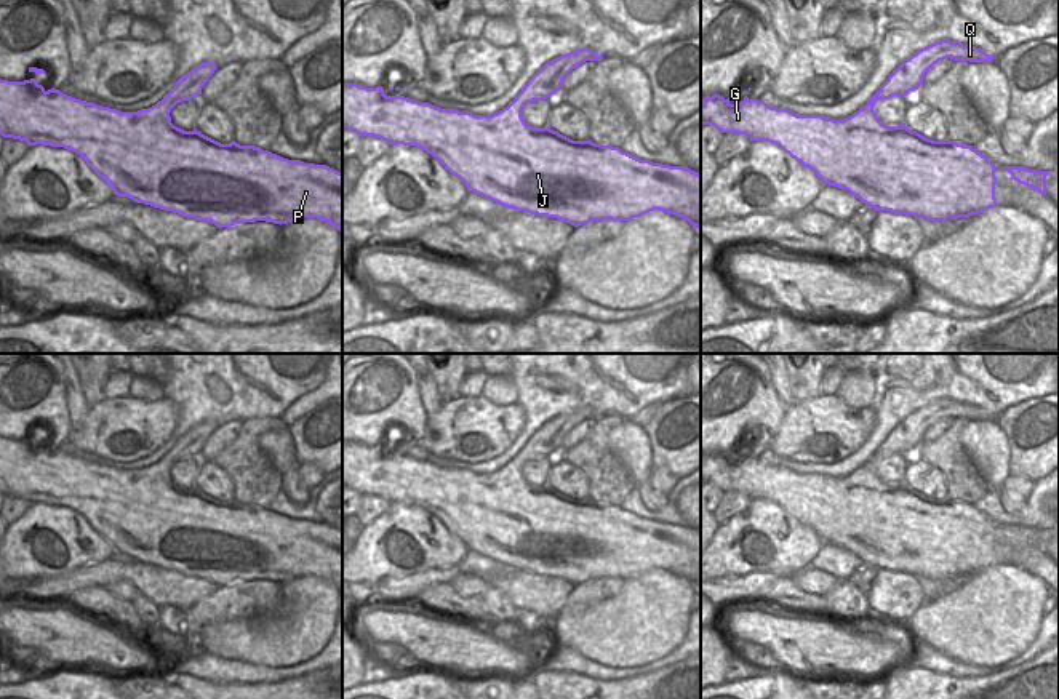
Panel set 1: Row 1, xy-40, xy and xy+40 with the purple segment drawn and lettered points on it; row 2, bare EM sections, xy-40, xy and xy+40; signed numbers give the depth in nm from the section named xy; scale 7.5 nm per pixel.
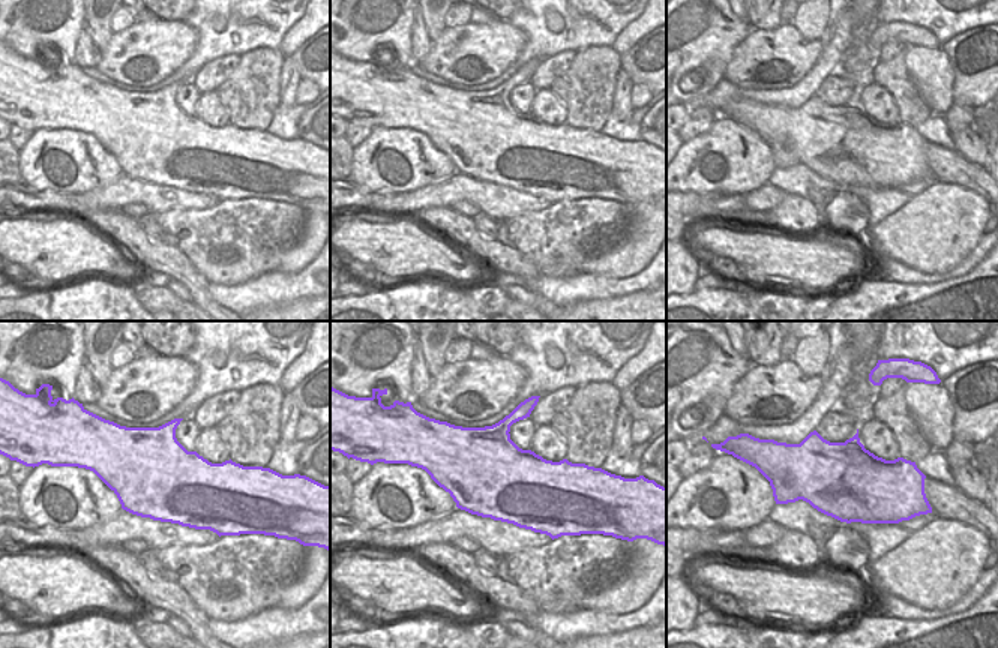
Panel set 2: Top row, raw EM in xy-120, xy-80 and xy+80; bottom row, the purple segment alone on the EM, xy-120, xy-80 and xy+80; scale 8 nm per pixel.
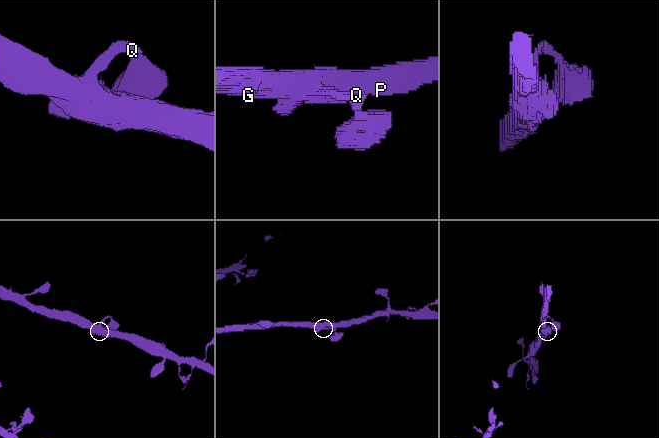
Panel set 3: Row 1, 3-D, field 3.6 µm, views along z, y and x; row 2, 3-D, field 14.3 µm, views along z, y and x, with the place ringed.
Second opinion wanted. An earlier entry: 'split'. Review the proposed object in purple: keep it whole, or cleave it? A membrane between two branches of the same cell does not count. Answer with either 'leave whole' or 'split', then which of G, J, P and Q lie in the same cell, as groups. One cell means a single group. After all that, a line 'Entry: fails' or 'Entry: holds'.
leave whole; groups G J P Q
Entry: fails

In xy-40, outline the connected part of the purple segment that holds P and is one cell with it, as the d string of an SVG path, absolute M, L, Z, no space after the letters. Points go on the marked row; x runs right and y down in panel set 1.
M214 62L198 64L182 75L162 101L138 112L80 101L54 88L46 91L35 78L0 80L0 134L29 146L72 150L115 195L206 221L219 229L256 221L282 226L299 218L317 218L342 234L342 173L235 141L221 144L197 130L184 131L171 123L171 109L202 94L216 69Z

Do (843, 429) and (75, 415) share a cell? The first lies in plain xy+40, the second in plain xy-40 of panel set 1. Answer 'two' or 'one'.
two

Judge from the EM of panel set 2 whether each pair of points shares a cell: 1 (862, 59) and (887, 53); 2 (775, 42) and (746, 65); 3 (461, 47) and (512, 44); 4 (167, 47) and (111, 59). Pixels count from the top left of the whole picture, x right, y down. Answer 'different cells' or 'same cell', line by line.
1: different cells
2: same cell
3: same cell
4: same cell

